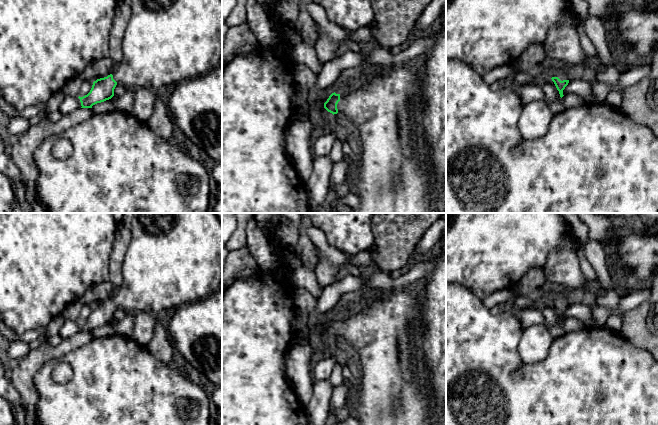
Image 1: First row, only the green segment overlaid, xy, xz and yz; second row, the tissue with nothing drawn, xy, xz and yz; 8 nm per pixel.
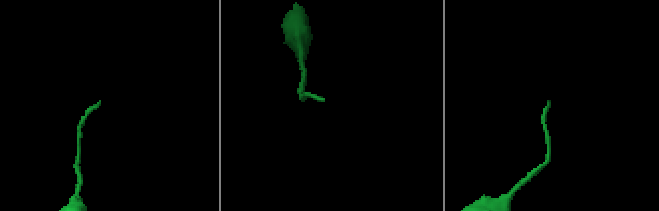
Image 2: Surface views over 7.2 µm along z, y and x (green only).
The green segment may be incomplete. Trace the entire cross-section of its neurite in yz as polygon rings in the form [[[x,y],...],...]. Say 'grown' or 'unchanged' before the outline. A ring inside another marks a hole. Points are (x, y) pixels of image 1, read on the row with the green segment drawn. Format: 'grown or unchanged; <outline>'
grown; [[[558,68],[552,72],[552,81],[554,82],[557,90],[559,91],[560,97],[562,98],[563,90],[569,83],[569,79],[572,77],[572,72],[565,68]]]

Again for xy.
grown; [[[131,0],[131,18],[122,40],[123,58],[112,74],[93,82],[90,92],[78,97],[81,108],[92,108],[114,96],[117,84],[156,92],[170,89],[183,80],[208,73],[222,56],[222,0]]]

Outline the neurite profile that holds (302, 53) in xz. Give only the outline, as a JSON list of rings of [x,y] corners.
[[[304,42],[296,46],[287,46],[287,56],[294,64],[305,64],[316,75],[320,73],[323,67],[323,63],[319,61],[314,47]]]

